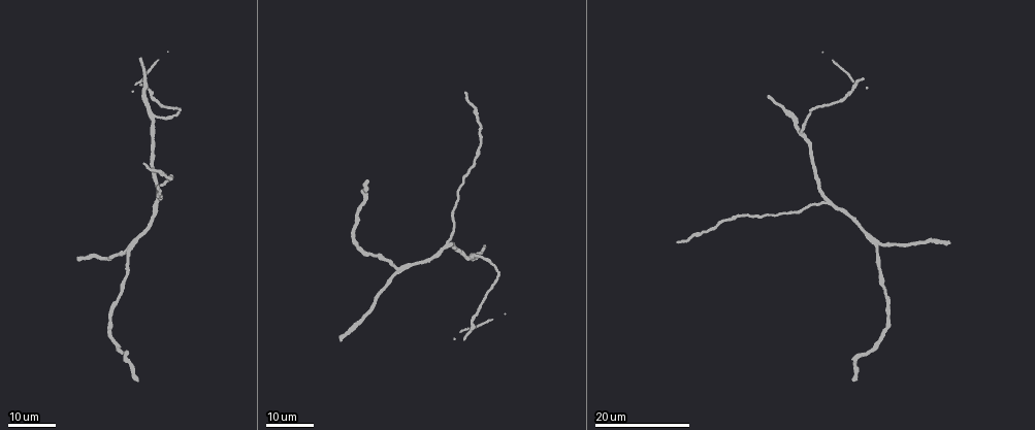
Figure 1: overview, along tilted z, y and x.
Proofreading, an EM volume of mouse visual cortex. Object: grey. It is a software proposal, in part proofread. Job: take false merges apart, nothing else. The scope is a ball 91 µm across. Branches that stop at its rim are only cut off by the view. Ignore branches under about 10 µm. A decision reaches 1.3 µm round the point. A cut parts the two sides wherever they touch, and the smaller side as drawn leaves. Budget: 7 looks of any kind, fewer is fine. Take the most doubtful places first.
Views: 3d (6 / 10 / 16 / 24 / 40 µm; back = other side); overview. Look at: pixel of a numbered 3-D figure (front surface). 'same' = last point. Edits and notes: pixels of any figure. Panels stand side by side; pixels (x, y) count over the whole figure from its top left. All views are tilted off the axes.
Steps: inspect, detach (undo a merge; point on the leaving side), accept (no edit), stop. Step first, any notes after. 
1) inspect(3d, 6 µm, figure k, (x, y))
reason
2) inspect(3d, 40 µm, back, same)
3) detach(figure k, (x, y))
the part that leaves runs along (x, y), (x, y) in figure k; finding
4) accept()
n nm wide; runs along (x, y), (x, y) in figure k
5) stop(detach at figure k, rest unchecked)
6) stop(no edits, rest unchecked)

inspect(3d, 16 µm, figure 1, (154, 114))
four-way junction

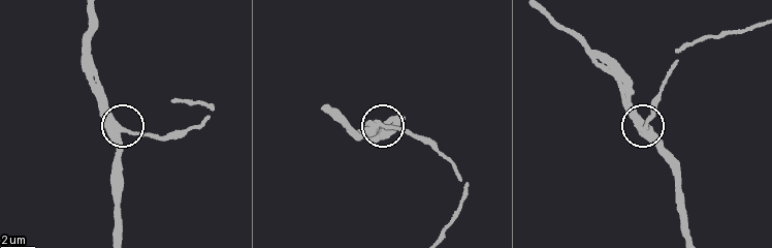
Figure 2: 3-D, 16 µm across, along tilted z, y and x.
inspect(3d, 6 µm, figure 2, (126, 130))

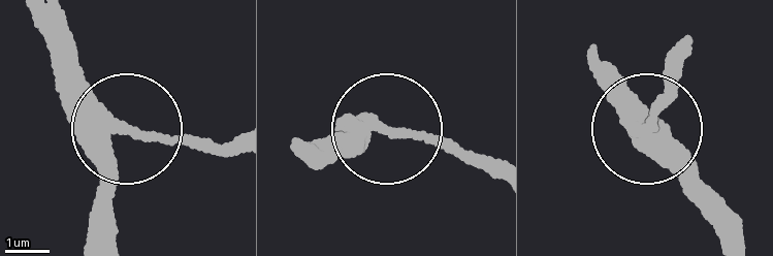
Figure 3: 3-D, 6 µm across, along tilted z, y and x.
accept()
330 nm wide; all the same neuron

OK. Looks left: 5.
inspect(3d, 16 µm, figure 1, (399, 269))
four arms meet

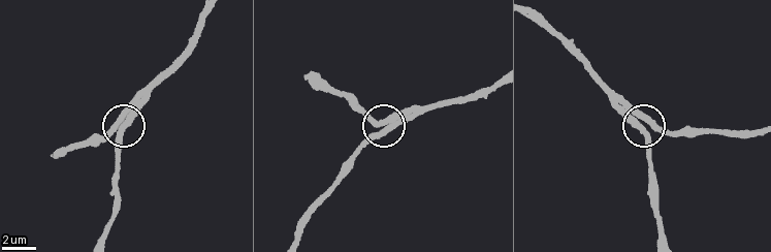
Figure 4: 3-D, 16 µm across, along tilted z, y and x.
inspect(3d, 6 µm, figure 4, (378, 123))

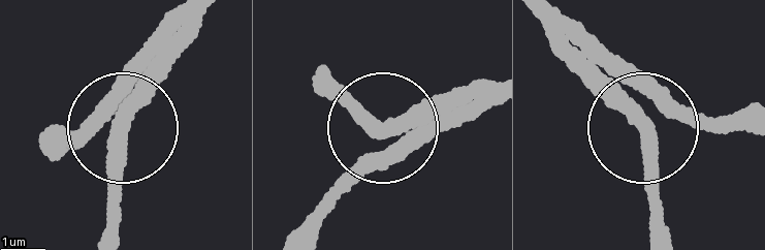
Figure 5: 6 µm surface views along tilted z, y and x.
accept()
runs along (177, 20), (128, 113), (51, 152) in figure 5; one neuron here

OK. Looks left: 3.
inspect(3d, 24 µm, figure 1, (476, 314))

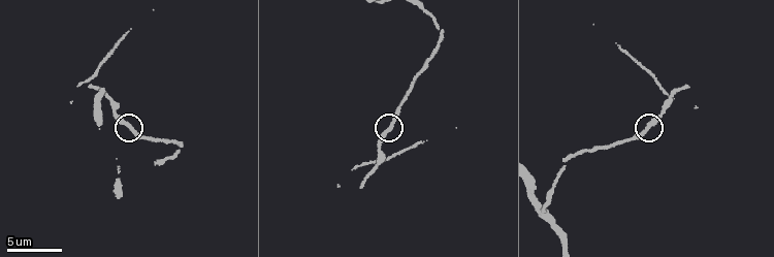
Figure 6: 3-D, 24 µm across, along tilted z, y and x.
inspect(3d, 10 µm, figure 6, (126, 122))

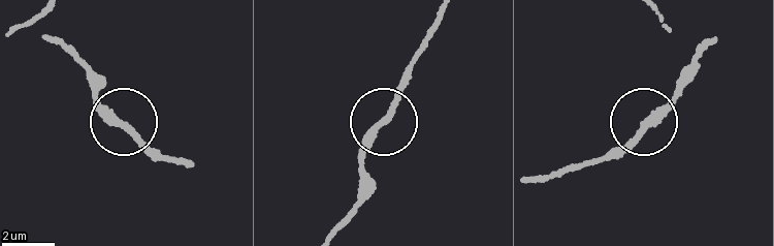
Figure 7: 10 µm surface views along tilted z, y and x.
accept()
runs along (187, 161), (144, 146), (92, 99) in figure 7; continuous, no second neuron

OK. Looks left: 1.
stop(no edits, rest unchecked)

